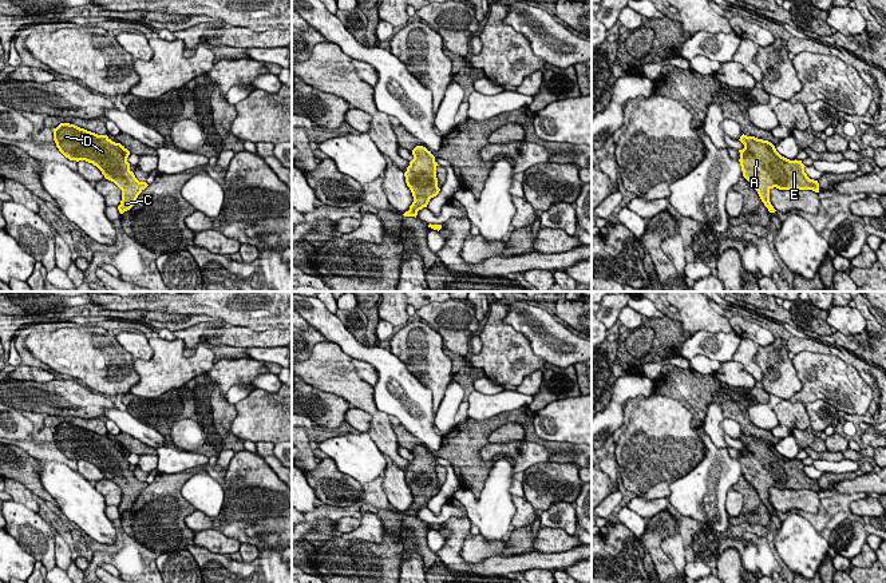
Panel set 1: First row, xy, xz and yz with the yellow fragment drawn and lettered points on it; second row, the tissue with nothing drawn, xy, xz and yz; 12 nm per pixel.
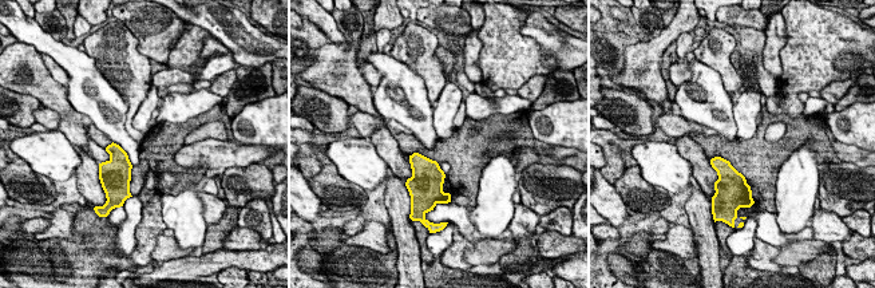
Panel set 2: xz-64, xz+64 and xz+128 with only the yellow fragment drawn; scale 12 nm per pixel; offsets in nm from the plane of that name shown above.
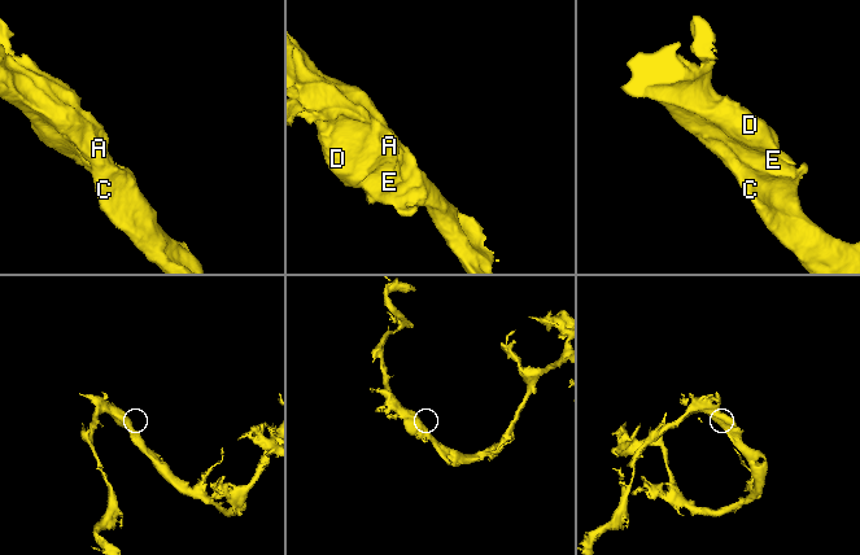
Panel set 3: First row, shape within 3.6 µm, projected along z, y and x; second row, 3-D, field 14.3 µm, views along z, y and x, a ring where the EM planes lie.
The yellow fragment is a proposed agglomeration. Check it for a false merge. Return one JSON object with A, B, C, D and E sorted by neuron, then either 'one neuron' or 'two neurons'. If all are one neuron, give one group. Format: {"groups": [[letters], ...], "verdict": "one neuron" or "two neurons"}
{"groups": [["A", "B", "C", "D", "E"]], "verdict": "one neuron"}

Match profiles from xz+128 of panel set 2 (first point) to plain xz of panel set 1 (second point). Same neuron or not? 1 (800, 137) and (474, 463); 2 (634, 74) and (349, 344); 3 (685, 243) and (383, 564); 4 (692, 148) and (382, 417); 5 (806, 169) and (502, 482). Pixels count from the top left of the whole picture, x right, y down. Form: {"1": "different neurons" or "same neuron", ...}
{"1": "same neuron", "2": "different neurons", "3": "different neurons", "4": "same neuron", "5": "same neuron"}

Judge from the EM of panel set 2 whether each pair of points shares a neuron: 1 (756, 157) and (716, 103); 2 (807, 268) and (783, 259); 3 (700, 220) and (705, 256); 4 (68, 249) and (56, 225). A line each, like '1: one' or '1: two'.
1: two
2: two
3: one
4: two

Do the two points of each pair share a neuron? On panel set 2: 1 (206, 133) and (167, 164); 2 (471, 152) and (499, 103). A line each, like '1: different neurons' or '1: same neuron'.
1: different neurons
2: different neurons

